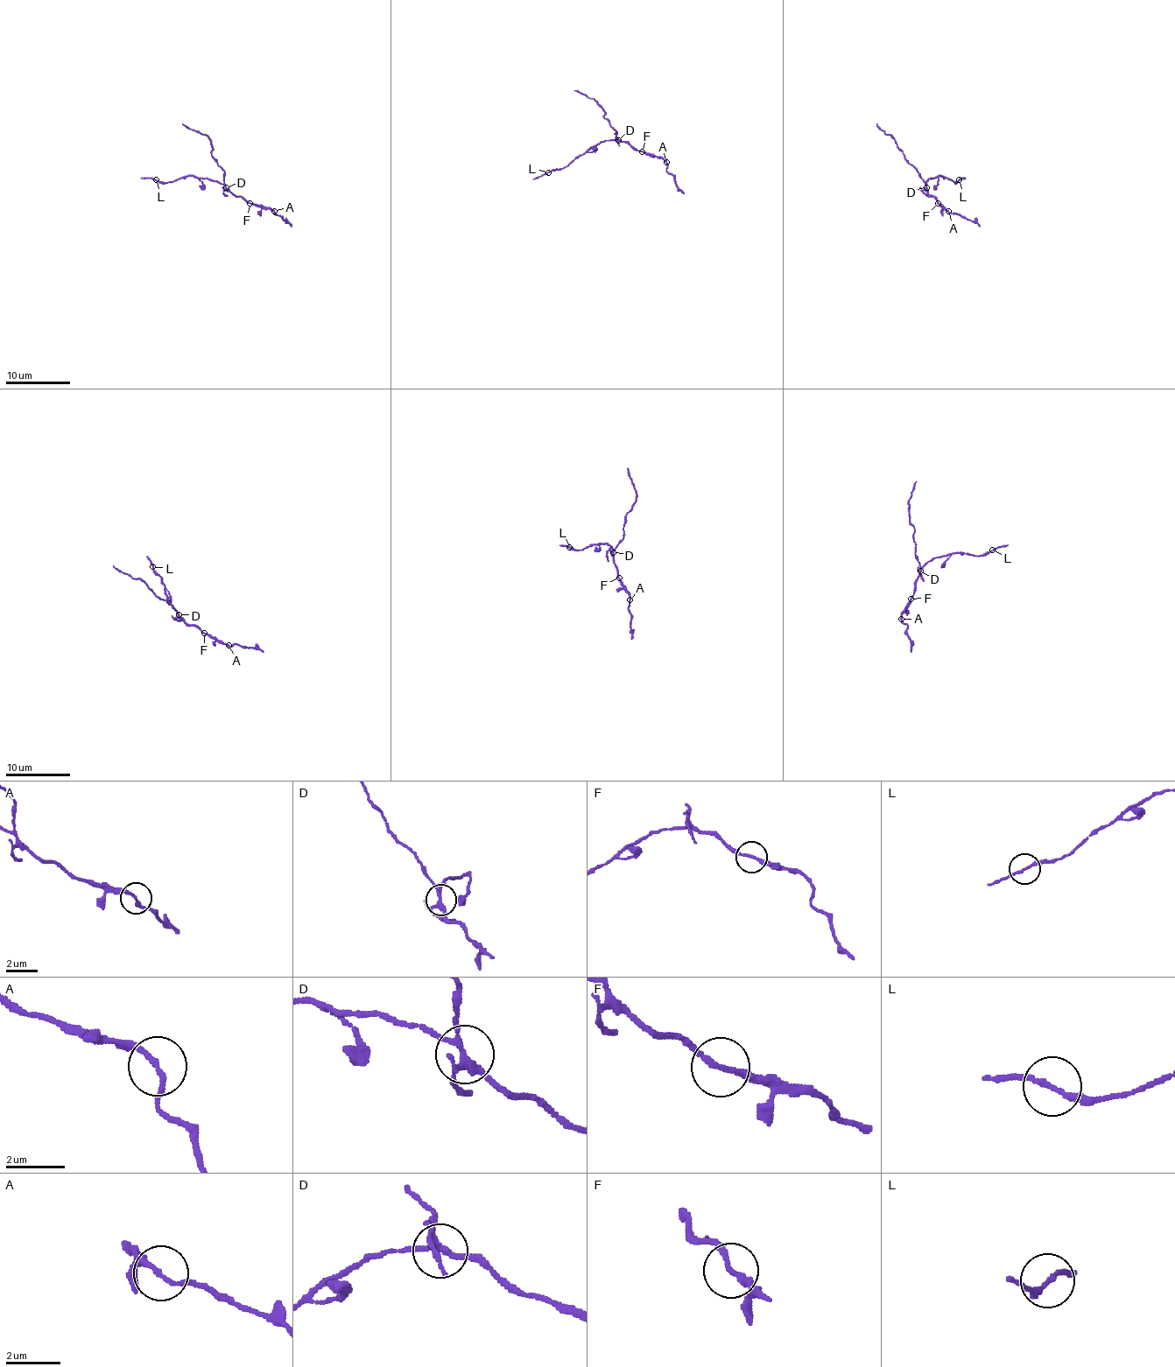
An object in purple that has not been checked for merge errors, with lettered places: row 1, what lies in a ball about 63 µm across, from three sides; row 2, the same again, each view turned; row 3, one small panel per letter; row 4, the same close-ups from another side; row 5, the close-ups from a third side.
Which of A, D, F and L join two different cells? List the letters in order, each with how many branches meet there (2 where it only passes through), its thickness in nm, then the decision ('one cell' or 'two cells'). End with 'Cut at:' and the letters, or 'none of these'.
A: 2 | 150 nm | two cells
D: 5 | 220 nm | one cell
F: 2 | 170 nm | one cell
L: 2 | 160 nm | one cell
Cut at: A

